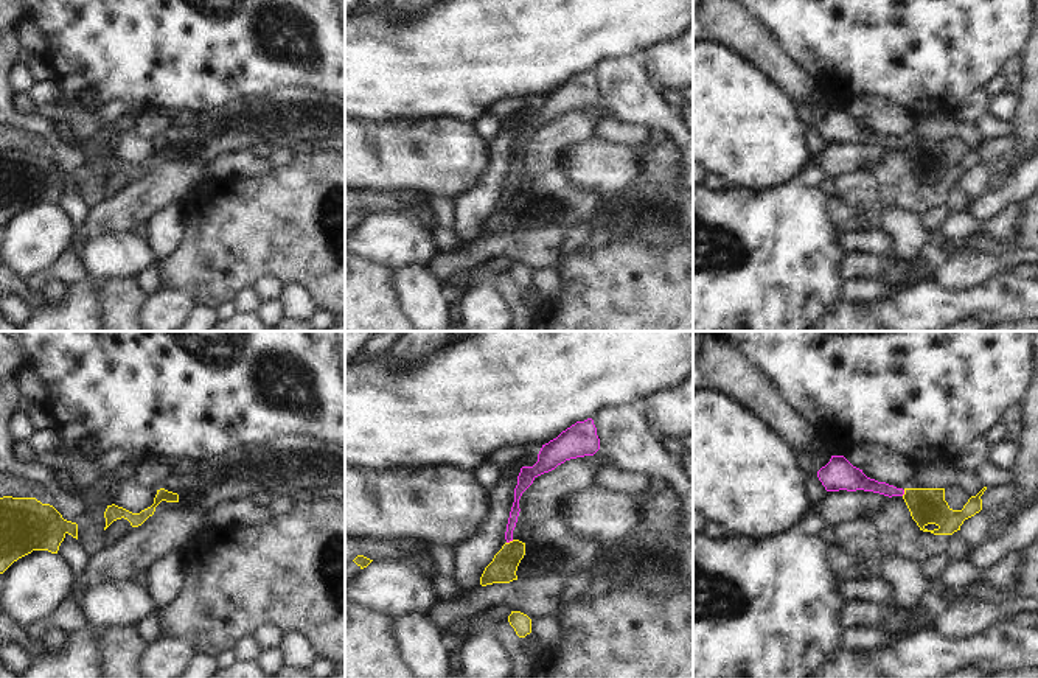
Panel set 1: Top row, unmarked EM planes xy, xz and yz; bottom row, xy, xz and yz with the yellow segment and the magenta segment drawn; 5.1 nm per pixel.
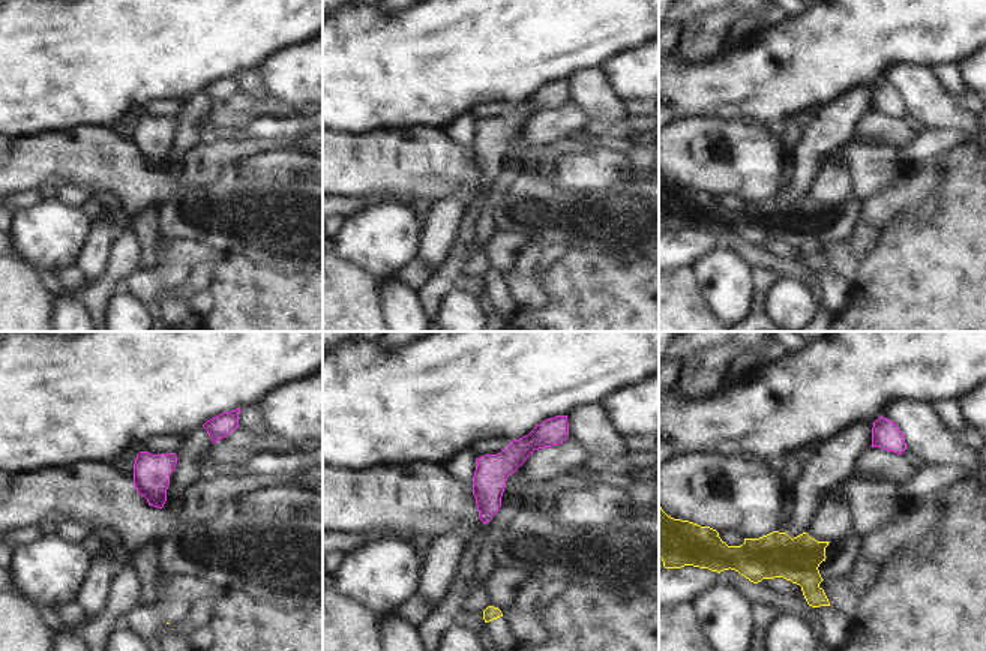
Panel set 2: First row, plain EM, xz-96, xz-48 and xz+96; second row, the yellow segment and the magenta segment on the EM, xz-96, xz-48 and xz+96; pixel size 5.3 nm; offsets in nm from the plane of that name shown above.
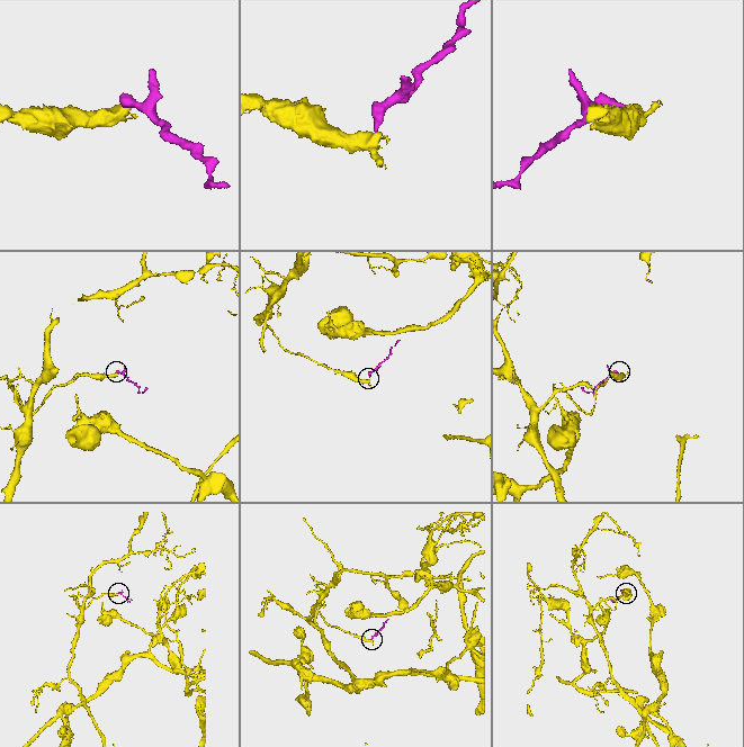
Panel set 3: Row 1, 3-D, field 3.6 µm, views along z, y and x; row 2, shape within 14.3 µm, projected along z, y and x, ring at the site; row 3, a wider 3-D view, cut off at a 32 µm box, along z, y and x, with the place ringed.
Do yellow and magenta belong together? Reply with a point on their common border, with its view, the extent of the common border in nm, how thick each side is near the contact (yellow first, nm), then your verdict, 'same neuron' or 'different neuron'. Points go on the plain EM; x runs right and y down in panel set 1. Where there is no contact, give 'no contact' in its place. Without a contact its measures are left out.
xz (510, 193) | 40 nm | 140/50 nm | different neuron

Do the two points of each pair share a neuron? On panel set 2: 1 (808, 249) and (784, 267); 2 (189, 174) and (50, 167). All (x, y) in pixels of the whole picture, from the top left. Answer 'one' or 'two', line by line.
1: two
2: one

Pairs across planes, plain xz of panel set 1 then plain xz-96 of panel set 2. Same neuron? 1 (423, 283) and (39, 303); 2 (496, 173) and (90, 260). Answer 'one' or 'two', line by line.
1: two
2: one

